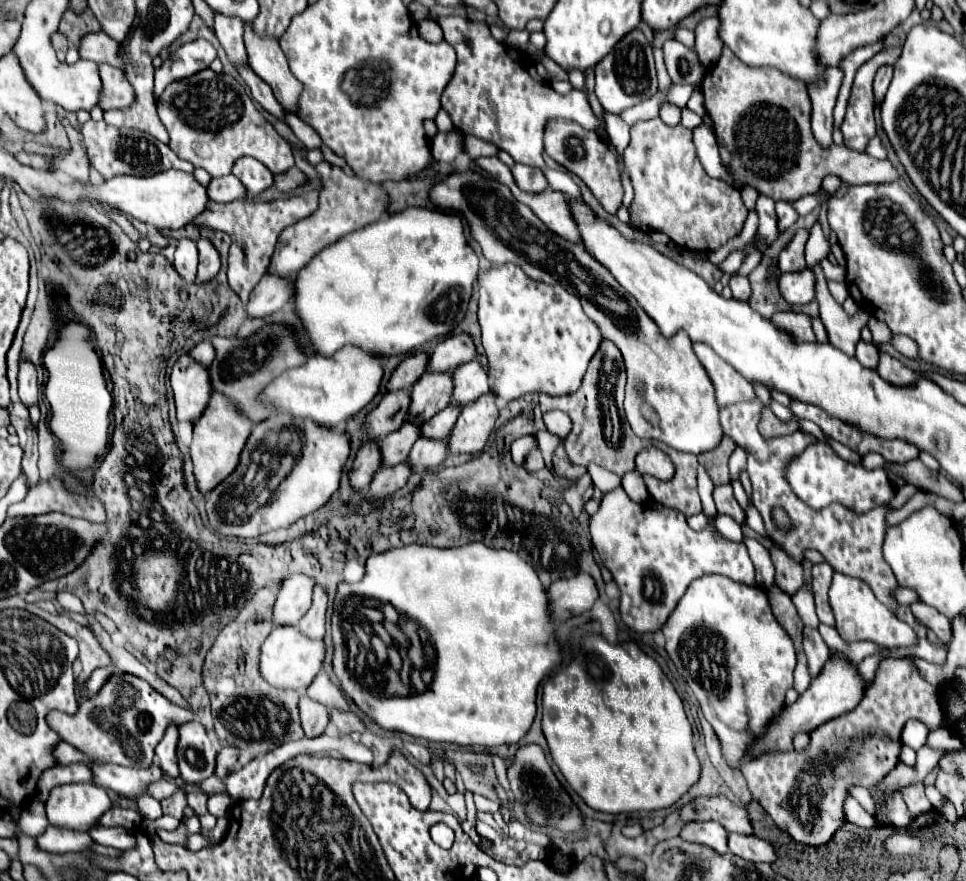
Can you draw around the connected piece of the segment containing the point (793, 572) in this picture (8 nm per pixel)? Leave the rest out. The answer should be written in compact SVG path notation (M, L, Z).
M773 547L771 549L771 559L773 559L773 565L775 565L775 583L789 595L797 593L803 585L805 585L805 575L803 575L803 569L799 563L791 561L781 549Z

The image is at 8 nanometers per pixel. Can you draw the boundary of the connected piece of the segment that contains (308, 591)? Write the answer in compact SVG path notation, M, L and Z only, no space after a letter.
M303 573L285 579L273 607L273 621L279 625L297 625L297 621L309 611L315 585L315 579Z

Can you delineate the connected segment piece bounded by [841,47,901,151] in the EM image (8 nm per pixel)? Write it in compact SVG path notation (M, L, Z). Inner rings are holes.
M889 47L869 59L857 69L847 115L841 125L845 147L865 151L871 137L875 137L875 115L873 115L873 77L881 65L895 65L901 57L899 47Z

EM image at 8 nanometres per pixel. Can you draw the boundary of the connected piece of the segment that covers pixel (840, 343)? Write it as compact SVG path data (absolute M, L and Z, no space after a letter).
M815 267L813 273L817 277L817 301L819 301L821 321L829 333L829 341L833 341L837 349L849 353L849 357L855 357L855 345L861 339L861 327L867 325L869 315L859 311L859 317L849 317L843 311L843 307L831 297L821 267Z

